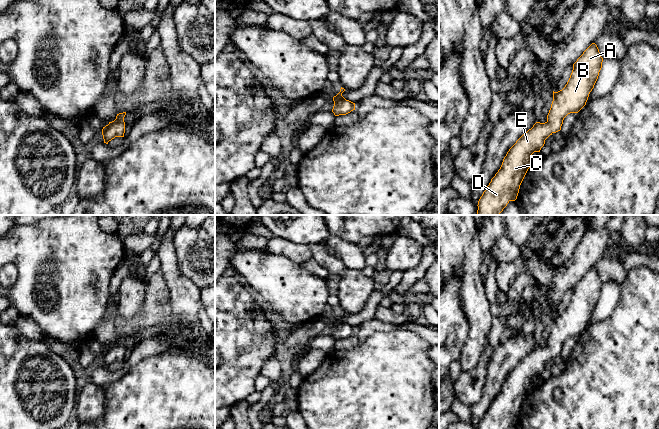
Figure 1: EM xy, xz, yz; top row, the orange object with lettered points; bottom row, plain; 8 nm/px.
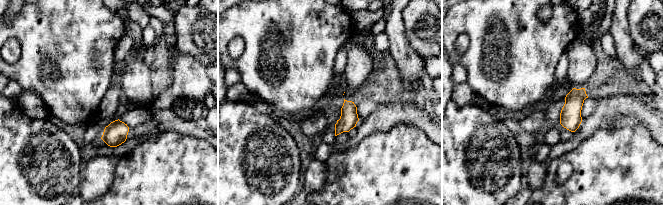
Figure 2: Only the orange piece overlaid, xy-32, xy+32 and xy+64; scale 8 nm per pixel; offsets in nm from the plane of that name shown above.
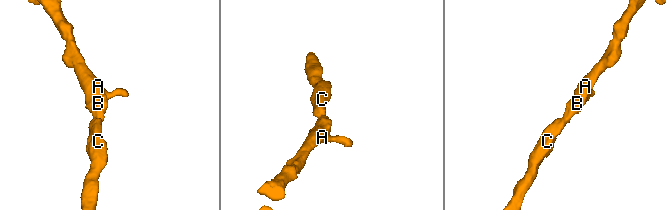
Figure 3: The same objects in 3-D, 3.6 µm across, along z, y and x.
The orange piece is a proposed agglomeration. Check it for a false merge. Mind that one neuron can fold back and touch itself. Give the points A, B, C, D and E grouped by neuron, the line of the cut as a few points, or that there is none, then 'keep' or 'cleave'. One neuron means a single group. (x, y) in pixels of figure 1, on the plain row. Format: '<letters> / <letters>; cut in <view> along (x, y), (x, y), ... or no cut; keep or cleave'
A B C D E; no cut; keep

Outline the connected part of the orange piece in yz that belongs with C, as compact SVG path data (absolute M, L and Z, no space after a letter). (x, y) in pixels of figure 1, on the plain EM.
M592 267L573 288L572 297L565 311L558 316L553 315L553 325L547 339L547 345L545 347L536 346L509 373L500 393L480 421L478 429L507 429L510 425L517 423L520 409L528 393L534 388L532 378L540 376L545 368L545 364L553 357L561 354L563 344L568 338L578 337L586 329L589 318L598 303L602 286L603 282L597 269Z

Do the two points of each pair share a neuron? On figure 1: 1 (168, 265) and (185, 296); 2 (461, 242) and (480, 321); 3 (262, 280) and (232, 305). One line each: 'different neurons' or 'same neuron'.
1: same neuron
2: same neuron
3: different neurons

